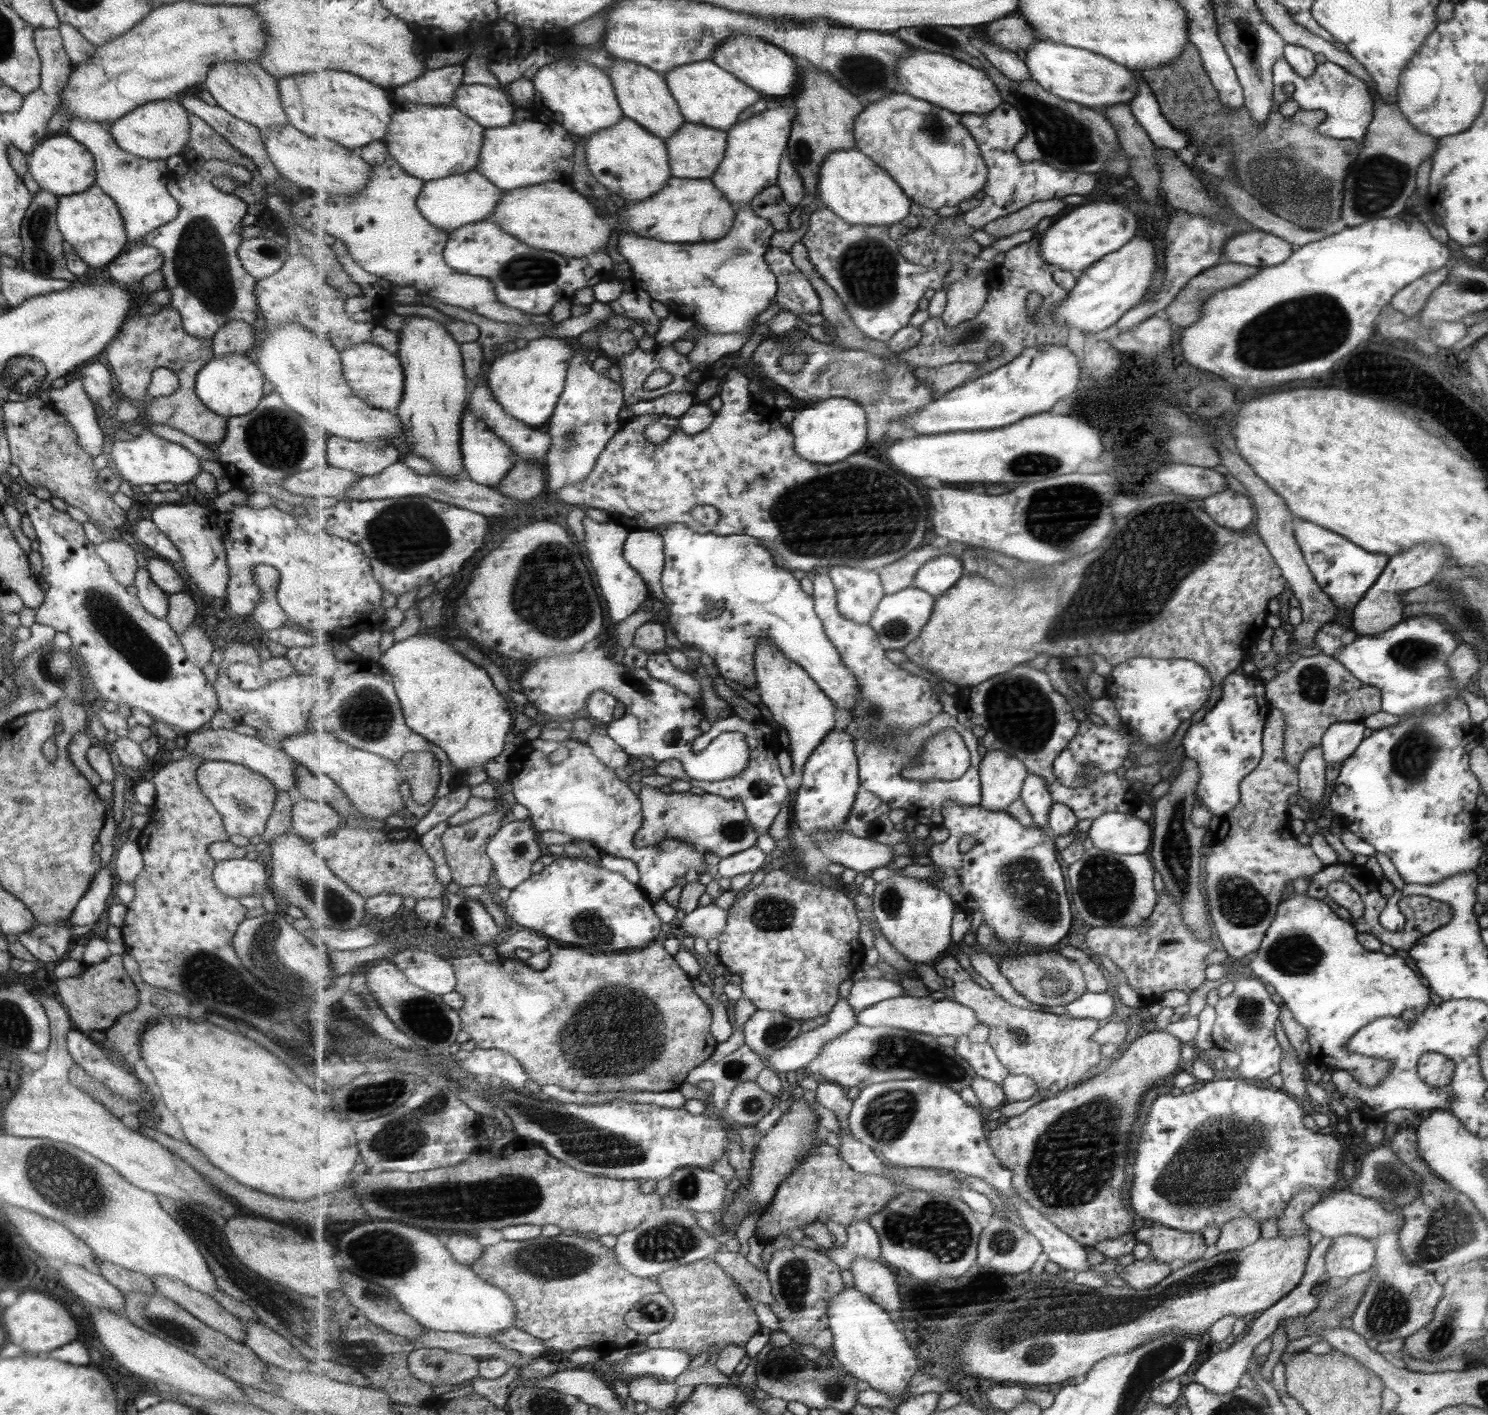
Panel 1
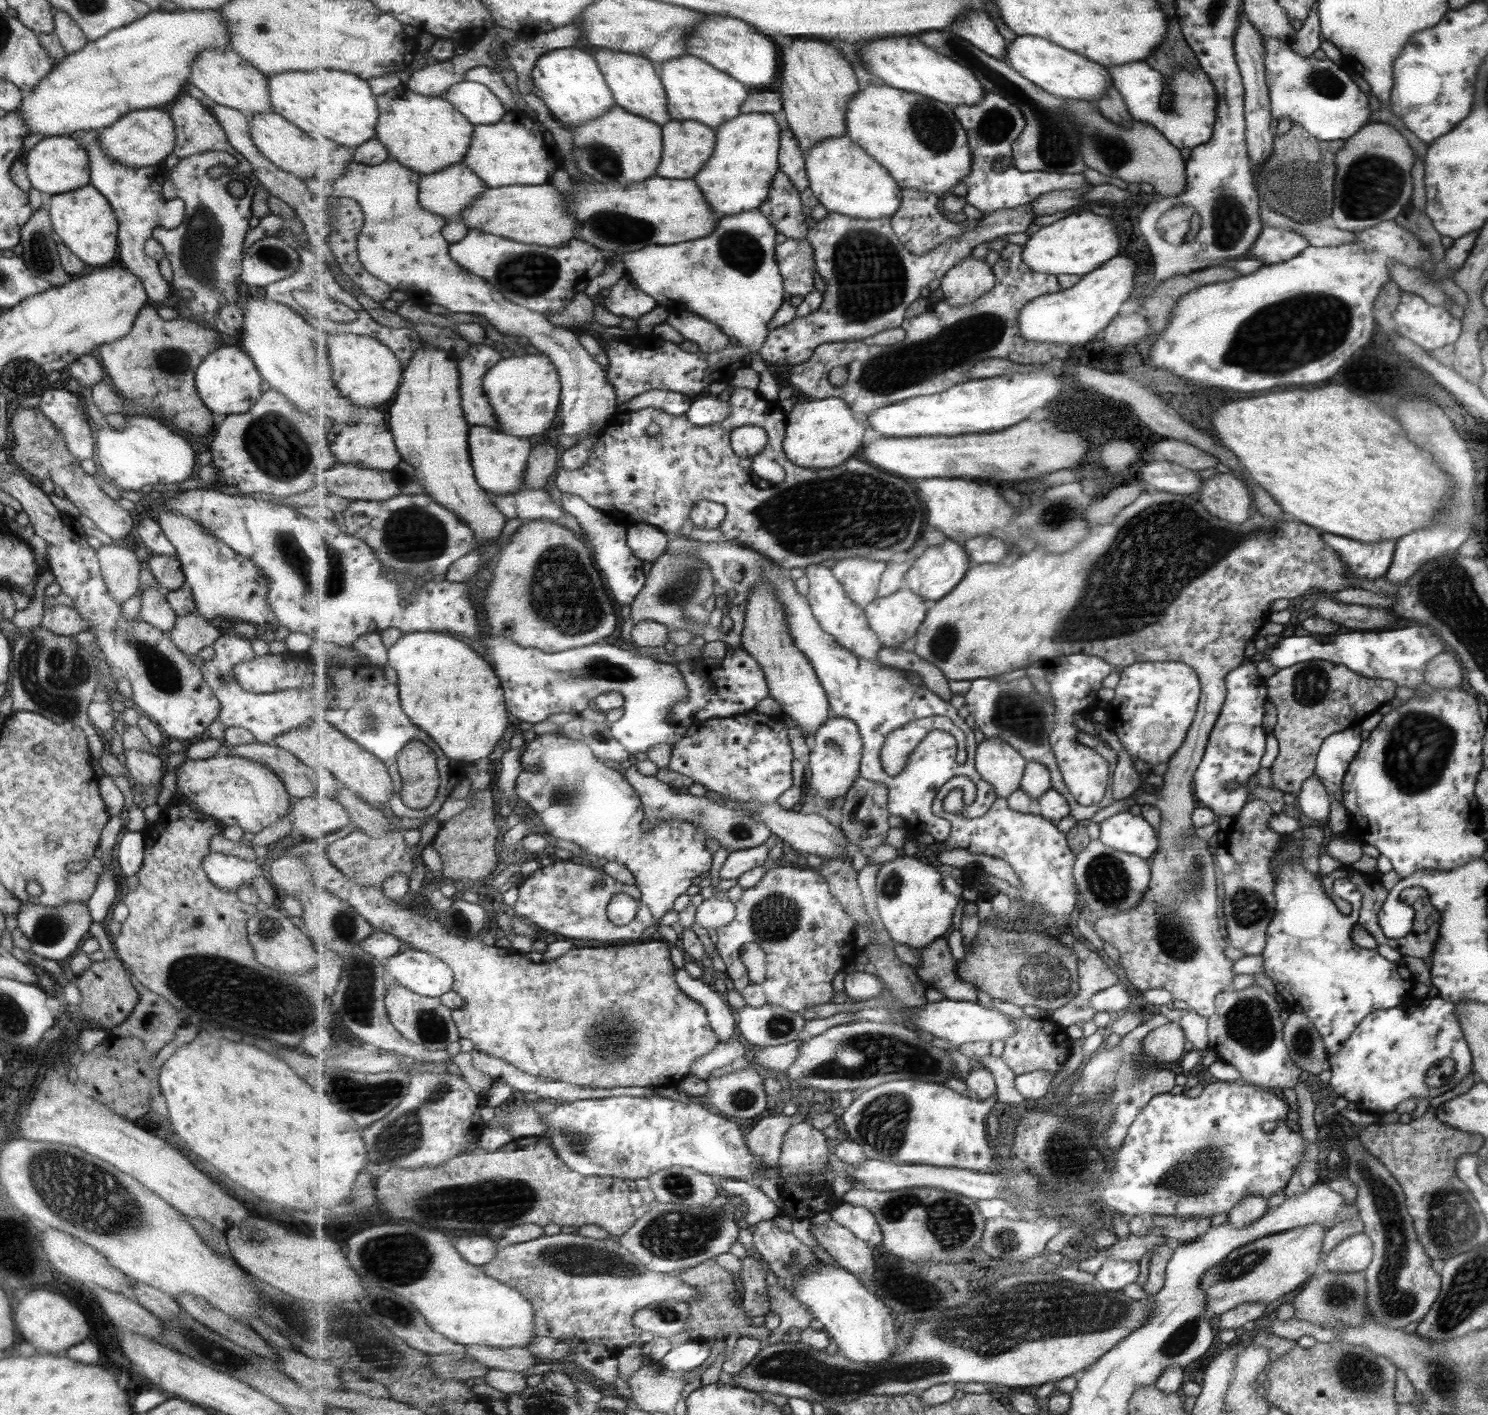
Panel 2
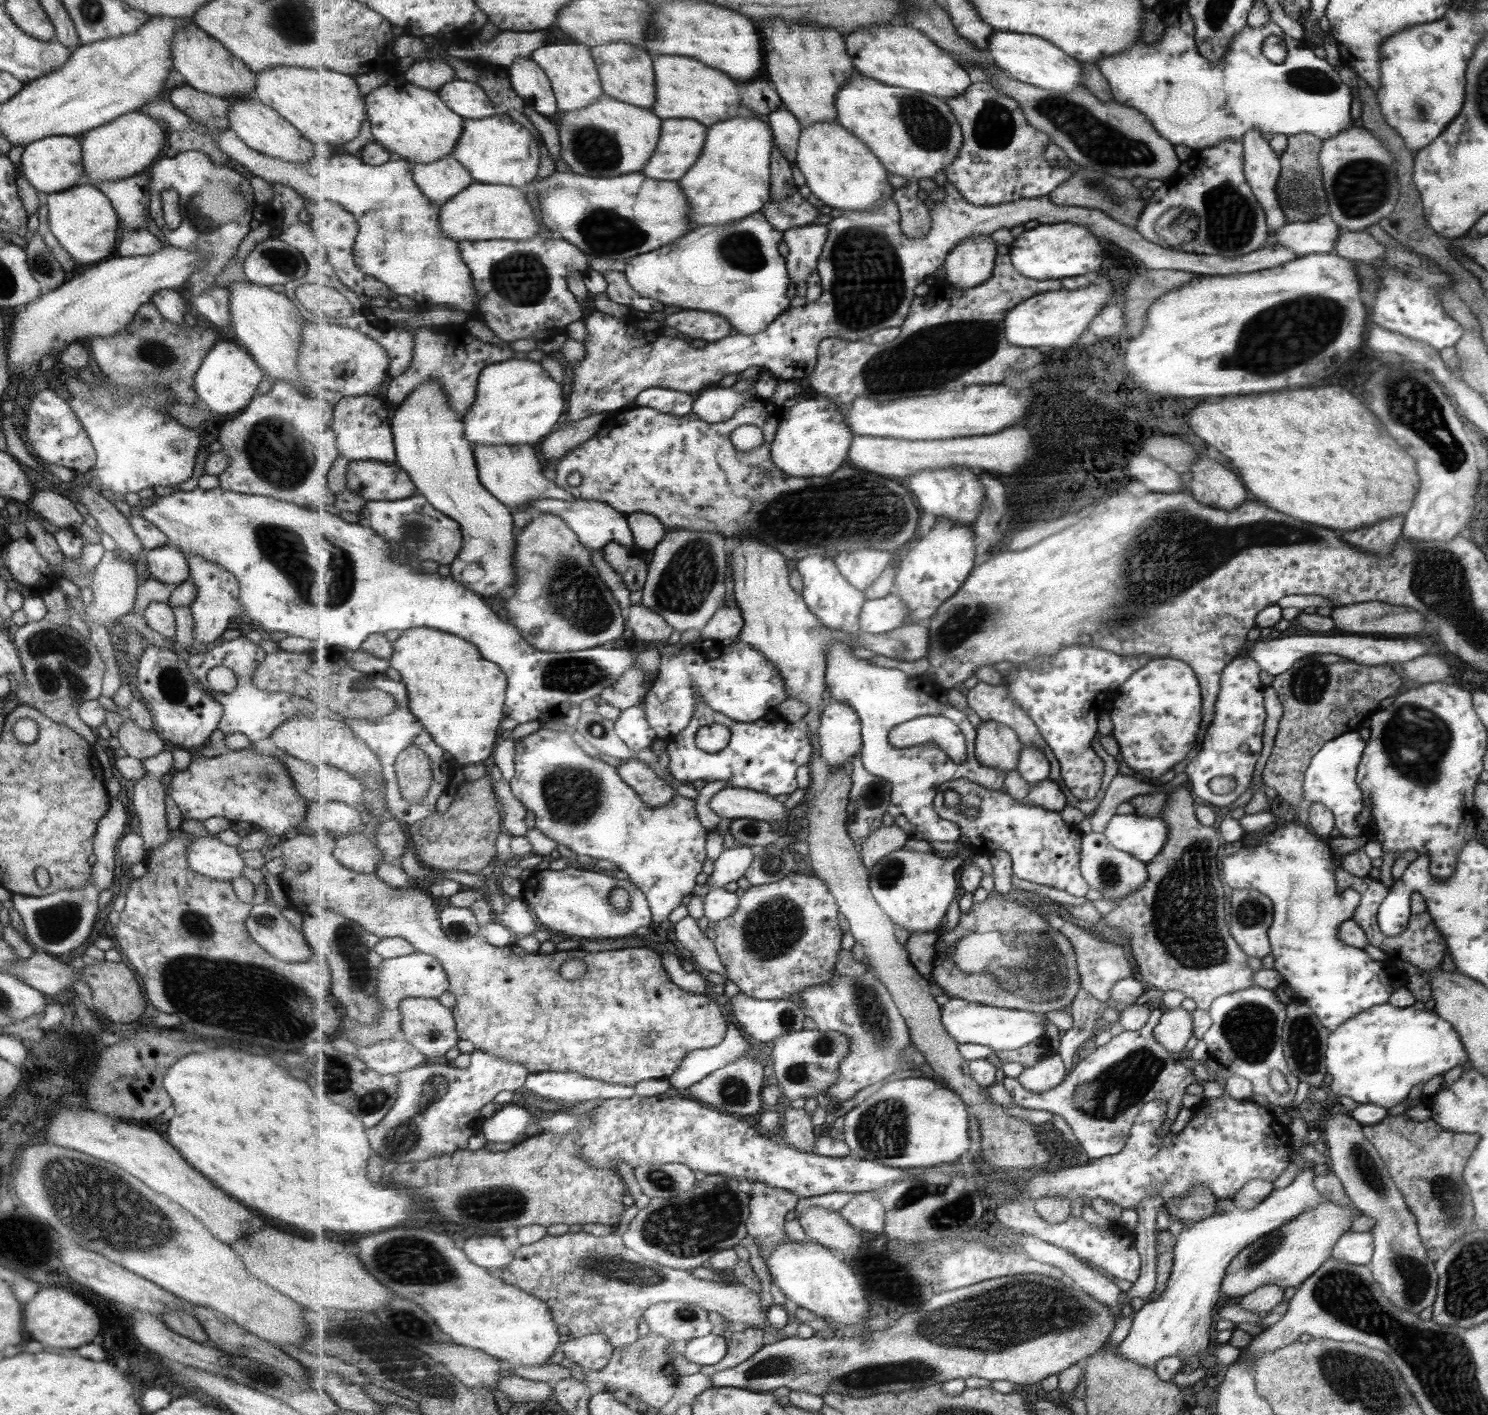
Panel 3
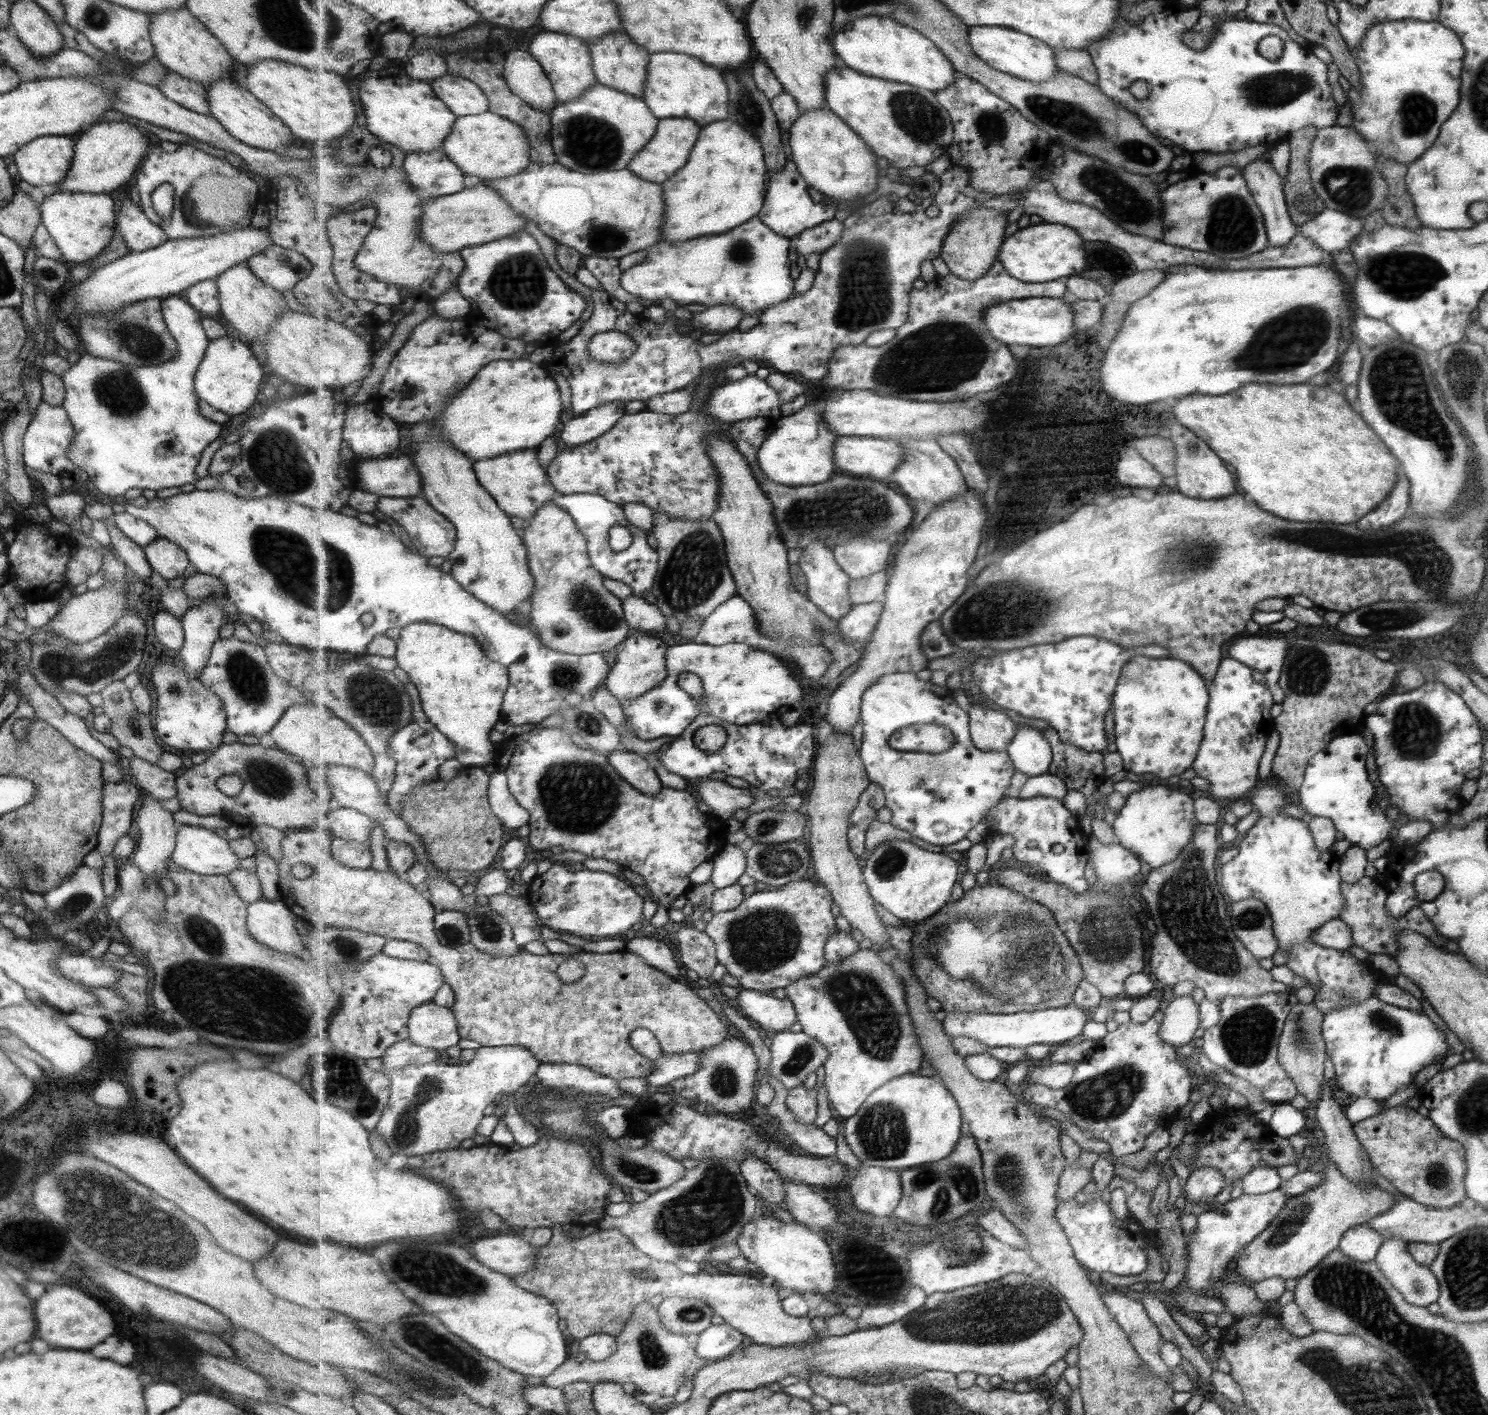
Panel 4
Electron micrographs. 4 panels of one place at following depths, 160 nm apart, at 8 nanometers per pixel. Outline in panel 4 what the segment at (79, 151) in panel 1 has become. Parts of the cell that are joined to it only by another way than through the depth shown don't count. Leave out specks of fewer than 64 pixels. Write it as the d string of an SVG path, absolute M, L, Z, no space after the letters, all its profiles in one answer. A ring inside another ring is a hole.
M41 136L20 146L12 161L23 182L47 191L63 180L73 155L74 143L69 136Z

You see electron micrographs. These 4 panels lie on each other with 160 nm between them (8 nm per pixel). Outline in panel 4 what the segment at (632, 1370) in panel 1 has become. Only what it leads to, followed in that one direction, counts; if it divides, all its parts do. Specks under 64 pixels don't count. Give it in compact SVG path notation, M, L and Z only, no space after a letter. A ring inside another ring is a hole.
M725 1322L711 1325L700 1335L695 1345L698 1355L711 1363L731 1356L741 1347L743 1334Z

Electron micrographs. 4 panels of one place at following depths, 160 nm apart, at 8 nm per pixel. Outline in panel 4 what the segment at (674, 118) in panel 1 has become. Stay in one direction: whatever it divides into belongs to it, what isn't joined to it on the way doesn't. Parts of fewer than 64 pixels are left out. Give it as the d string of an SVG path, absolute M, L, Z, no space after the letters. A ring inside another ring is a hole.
M624 31L606 34L597 42L593 42L590 49L594 58L594 71L599 83L644 98L652 55L646 47L636 43Z

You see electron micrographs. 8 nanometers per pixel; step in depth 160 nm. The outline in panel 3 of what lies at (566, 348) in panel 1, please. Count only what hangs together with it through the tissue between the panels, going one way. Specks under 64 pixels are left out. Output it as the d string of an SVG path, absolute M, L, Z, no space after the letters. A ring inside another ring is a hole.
M507 360L487 366L480 376L477 400L462 420L466 437L473 446L486 445L531 445L541 443L559 426L565 412L563 386L555 382L547 370L531 360Z

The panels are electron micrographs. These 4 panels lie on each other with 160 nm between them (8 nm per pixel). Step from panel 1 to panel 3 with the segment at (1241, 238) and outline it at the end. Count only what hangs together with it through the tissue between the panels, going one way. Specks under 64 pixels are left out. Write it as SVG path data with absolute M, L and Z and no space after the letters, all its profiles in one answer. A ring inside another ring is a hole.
M1327 214L1307 223L1286 223L1281 230L1270 235L1269 242L1286 247L1299 257L1307 254L1329 254L1334 251L1335 242L1342 230Z

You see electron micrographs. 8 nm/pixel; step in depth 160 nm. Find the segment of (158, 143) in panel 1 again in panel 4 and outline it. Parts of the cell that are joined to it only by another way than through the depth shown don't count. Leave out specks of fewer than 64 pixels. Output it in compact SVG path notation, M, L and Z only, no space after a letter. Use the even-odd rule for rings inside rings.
M121 120L98 121L82 130L82 134L74 143L74 155L71 166L63 180L51 191L69 191L72 193L111 192L115 188L129 182L136 173L140 162L144 159L147 148L155 140L147 136L137 126Z

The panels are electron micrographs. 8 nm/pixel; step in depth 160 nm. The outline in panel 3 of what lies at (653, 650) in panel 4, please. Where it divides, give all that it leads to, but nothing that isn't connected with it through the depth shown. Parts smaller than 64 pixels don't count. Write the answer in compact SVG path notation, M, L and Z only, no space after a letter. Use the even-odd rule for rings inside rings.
M632 664L621 680L615 686L605 689L598 698L626 712L644 701L643 698L653 687L656 676L657 672L646 672L642 666Z

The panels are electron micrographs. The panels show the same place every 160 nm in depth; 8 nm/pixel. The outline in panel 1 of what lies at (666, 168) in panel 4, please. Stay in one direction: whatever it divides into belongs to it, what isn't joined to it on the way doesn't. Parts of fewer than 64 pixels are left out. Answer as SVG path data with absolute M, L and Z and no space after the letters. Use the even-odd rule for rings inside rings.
M687 122L677 134L666 141L670 150L672 176L677 178L711 179L725 160L728 147L728 131L708 126L695 126Z

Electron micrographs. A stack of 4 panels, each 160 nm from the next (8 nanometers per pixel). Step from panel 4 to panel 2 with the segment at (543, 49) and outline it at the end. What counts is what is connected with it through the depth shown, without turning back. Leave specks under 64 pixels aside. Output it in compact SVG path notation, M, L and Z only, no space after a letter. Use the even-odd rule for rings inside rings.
M575 47L545 53L533 69L532 80L551 110L555 120L571 124L571 128L601 118L616 106L616 98L595 55L591 56Z

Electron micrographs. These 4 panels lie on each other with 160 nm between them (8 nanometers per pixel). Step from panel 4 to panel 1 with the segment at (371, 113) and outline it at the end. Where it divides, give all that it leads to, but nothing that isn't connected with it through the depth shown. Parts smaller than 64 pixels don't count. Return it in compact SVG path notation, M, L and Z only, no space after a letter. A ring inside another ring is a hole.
M401 102L395 104L395 118L385 138L393 158L415 178L424 181L477 171L485 144L486 127L457 106L433 106Z

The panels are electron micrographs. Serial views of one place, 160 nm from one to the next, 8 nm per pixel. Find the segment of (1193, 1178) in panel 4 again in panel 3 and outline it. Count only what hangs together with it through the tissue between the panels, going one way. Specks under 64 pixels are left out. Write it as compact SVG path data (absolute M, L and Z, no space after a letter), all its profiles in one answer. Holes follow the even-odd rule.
M1203 1185L1191 1187L1185 1197L1163 1201L1162 1206L1172 1220L1179 1221L1183 1226L1203 1221L1217 1213L1215 1211L1216 1199Z

